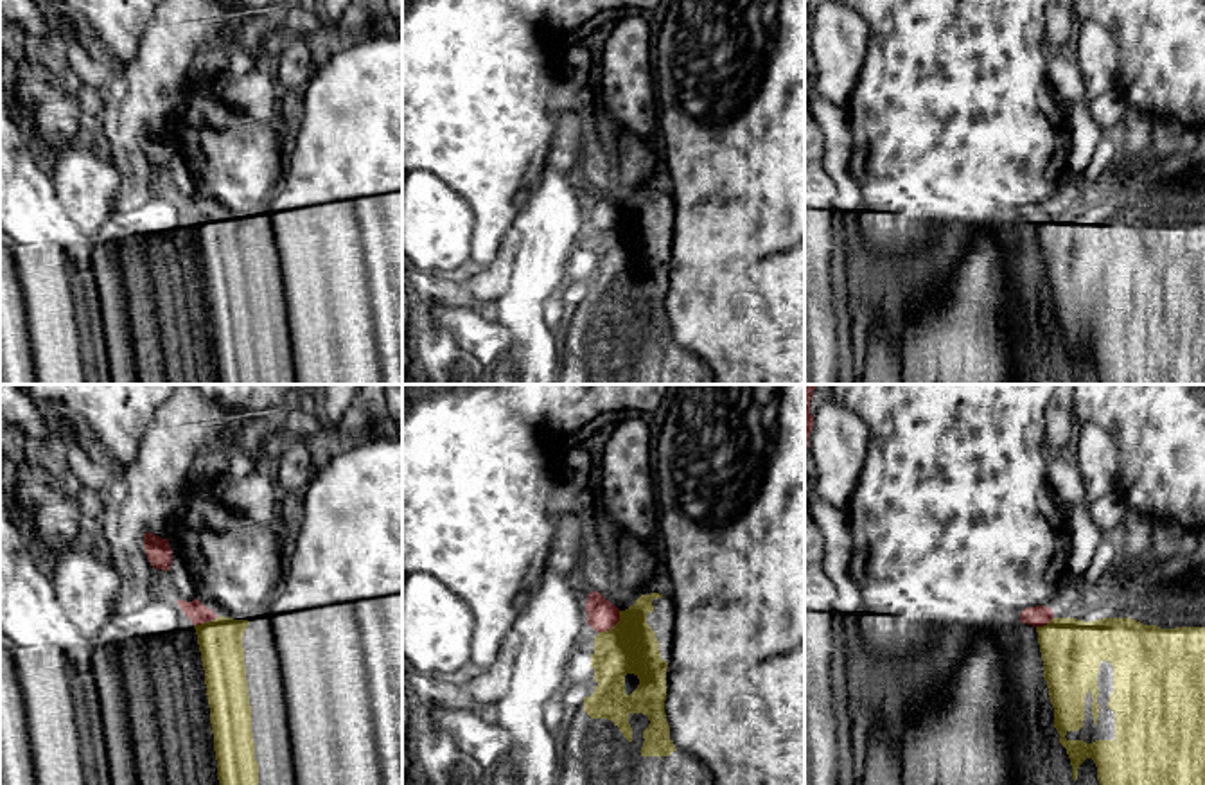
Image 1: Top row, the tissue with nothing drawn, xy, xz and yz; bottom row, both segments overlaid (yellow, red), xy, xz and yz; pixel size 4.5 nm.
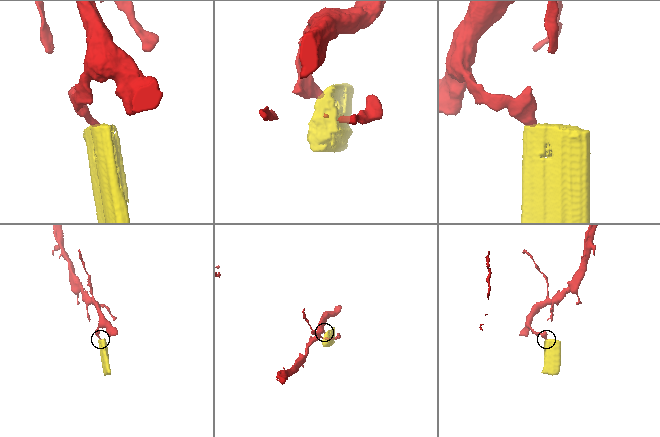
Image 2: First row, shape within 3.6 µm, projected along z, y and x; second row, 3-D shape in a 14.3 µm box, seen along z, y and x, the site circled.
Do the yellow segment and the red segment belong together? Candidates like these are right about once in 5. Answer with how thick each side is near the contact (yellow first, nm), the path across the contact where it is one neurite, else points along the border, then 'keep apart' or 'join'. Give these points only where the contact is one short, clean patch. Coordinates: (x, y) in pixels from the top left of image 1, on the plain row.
calibres 240 and 140 nm; border xz (620, 209), (620, 216), (598, 230); keep apart

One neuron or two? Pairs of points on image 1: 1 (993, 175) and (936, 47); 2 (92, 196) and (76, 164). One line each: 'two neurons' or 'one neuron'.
1: one neuron
2: one neuron

